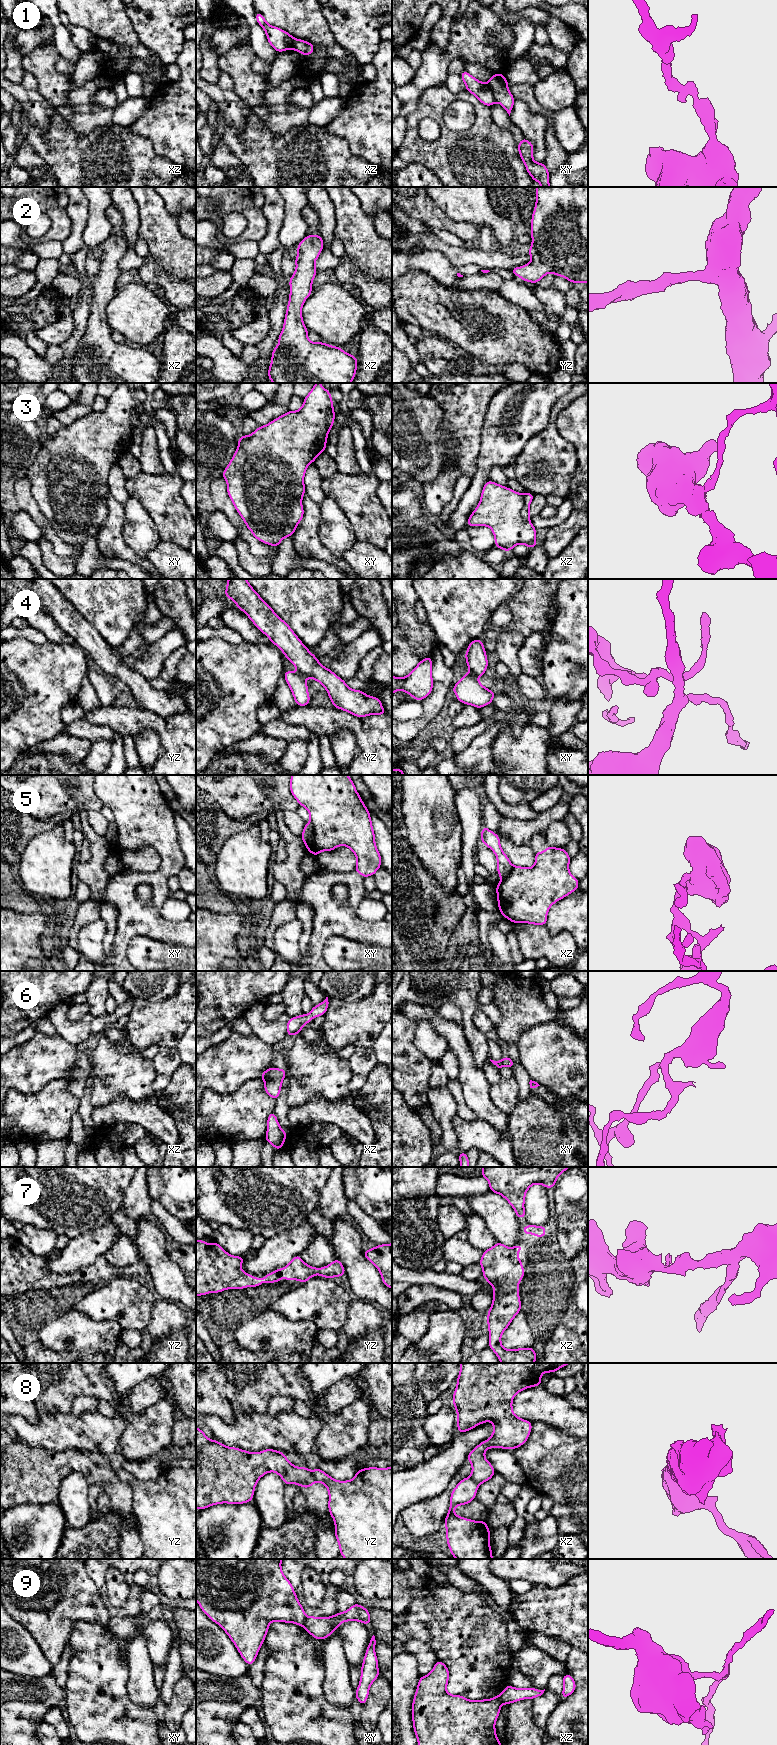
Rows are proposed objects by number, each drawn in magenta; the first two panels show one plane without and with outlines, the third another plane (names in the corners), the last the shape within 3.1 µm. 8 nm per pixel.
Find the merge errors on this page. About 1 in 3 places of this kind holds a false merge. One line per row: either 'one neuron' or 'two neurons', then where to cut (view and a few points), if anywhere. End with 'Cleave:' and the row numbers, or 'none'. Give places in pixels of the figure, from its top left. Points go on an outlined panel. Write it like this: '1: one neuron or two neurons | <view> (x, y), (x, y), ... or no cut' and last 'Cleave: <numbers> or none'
1: two neurons | xy (486, 83), (495, 100)
2: one neuron | no cut
3: two neurons | xz (522, 495), (523, 506), (521, 515), (528, 520)
4: two neurons | xy (471, 672), (477, 676)
5: two neurons | xy (309, 823), (313, 830), (313, 840), (306, 846)
6: one neuron | no cut
7: one neuron | no cut
8: two neurons | yz (311, 1471), (316, 1480)
9: two neurons | xy (307, 1617), (302, 1625)
Cleave: 1, 3, 4, 5, 8, 9

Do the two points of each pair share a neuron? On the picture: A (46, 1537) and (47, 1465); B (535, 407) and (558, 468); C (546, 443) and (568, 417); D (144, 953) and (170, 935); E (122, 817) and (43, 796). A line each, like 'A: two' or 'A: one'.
A: two
B: two
C: two
D: one
E: two

